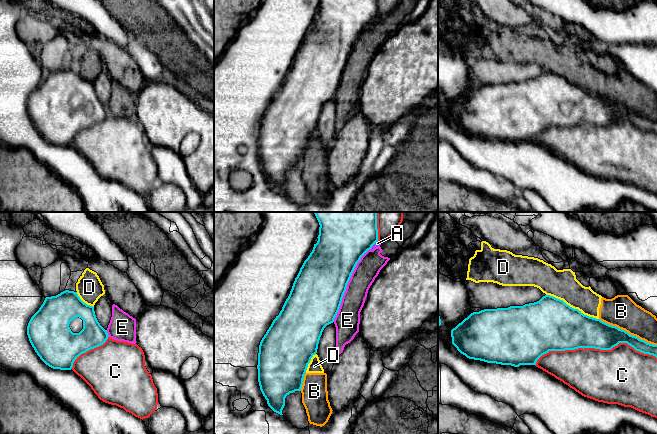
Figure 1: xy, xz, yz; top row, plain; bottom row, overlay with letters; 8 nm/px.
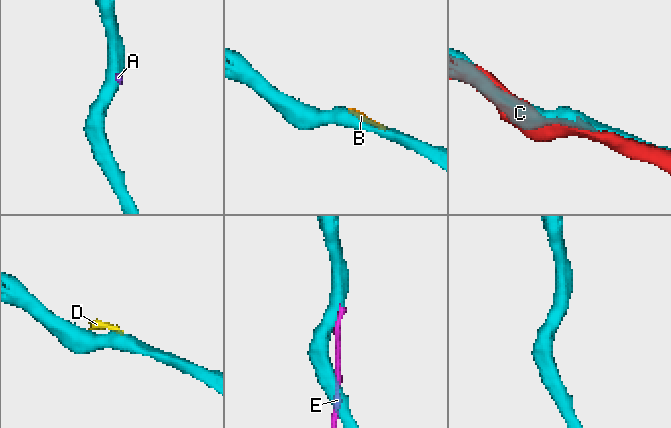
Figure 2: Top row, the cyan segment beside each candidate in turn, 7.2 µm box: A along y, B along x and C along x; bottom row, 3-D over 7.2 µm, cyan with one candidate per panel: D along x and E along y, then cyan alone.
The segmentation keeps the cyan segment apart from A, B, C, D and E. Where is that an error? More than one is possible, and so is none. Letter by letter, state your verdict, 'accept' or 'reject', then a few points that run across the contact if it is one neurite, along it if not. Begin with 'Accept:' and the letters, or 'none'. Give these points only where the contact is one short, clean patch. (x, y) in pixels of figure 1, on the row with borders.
Accept: none
A: reject | xz (377, 240), (370, 248)
B: reject
C: reject
D: reject | yz (546, 294), (562, 299), (584, 314), (598, 319)
E: reject

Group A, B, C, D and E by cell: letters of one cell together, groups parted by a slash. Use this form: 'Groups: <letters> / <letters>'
Groups: A E / B D / C

